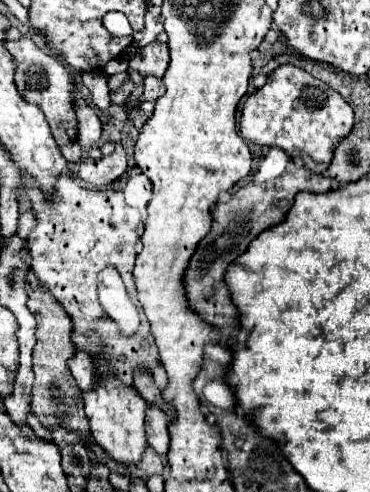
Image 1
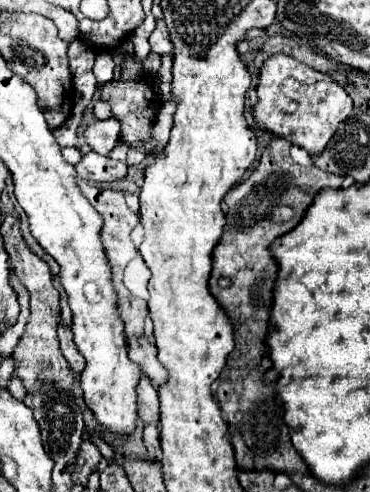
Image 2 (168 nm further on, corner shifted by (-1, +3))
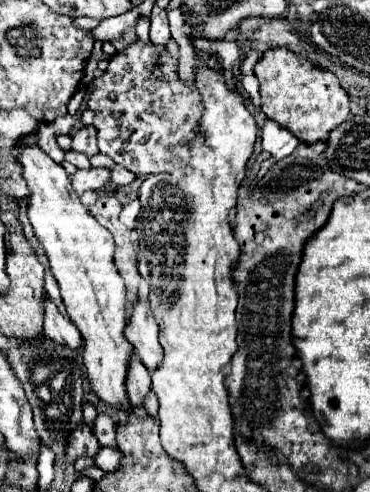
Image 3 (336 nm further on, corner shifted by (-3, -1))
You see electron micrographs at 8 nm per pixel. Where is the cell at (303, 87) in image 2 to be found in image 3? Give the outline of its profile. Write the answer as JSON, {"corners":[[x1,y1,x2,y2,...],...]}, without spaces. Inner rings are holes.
{"corners":[[270,48,254,66,254,74,260,80,260,108,280,126,290,130,300,142,314,144,340,126,350,112,350,98,340,86,340,80,328,72,314,68,304,56,290,52,288,48]]}

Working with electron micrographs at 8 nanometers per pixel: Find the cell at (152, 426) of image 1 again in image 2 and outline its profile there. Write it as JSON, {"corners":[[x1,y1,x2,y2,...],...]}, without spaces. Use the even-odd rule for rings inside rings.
{"corners":[[142,376,138,384,138,414,144,424,154,424,156,428,160,426,160,404,158,404,158,390,146,376]]}

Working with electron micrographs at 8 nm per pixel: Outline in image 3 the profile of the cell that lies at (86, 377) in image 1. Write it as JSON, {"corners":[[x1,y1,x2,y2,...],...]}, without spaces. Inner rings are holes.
{"corners":[[44,296,44,326,42,326,44,334,52,340,56,340,58,344,64,344,72,350,78,350,82,346,82,336,80,330,68,320,64,318,56,304]]}

